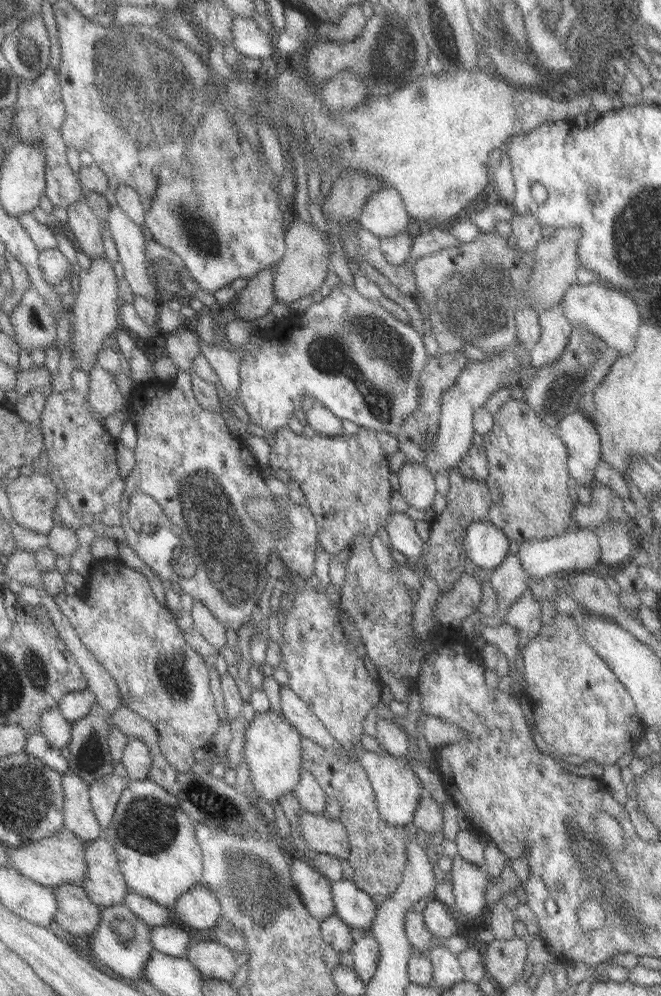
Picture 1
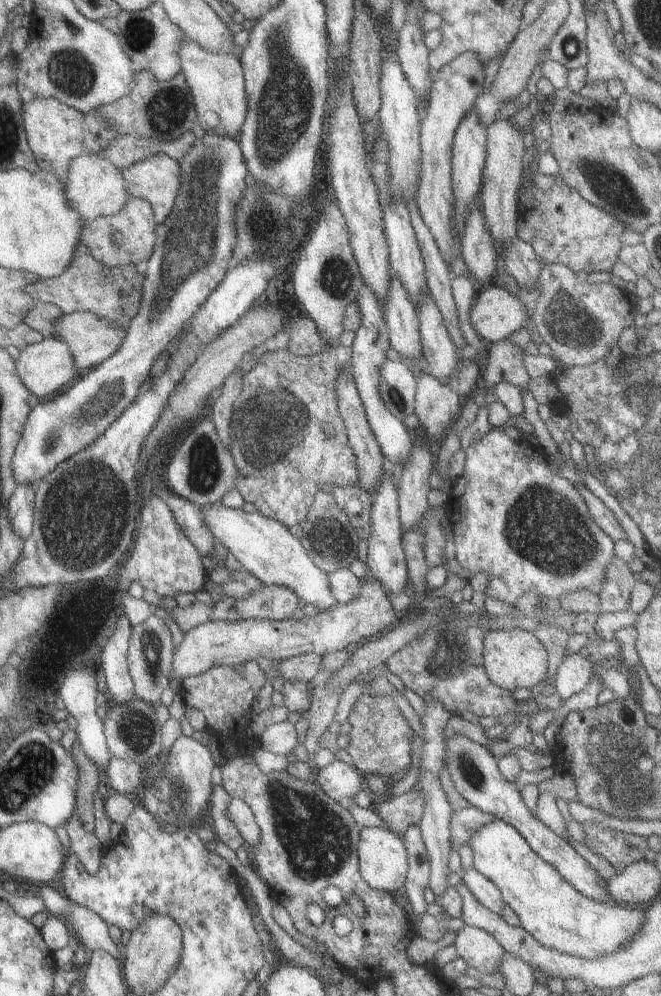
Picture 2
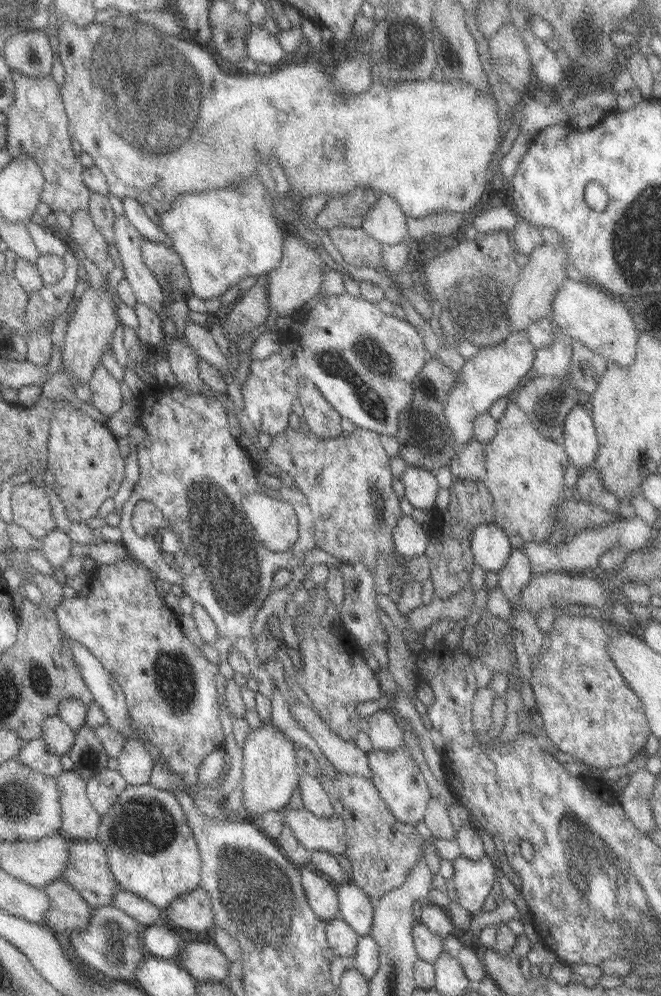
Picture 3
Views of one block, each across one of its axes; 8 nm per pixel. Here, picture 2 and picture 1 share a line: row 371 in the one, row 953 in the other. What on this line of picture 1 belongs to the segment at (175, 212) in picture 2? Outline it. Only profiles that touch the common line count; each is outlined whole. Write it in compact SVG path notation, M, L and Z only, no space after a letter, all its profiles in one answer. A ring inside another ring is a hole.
M123 904L104 907L100 914L100 922L91 939L89 960L102 971L117 978L126 980L140 979L144 973L144 966L153 952L150 930L136 914Z

